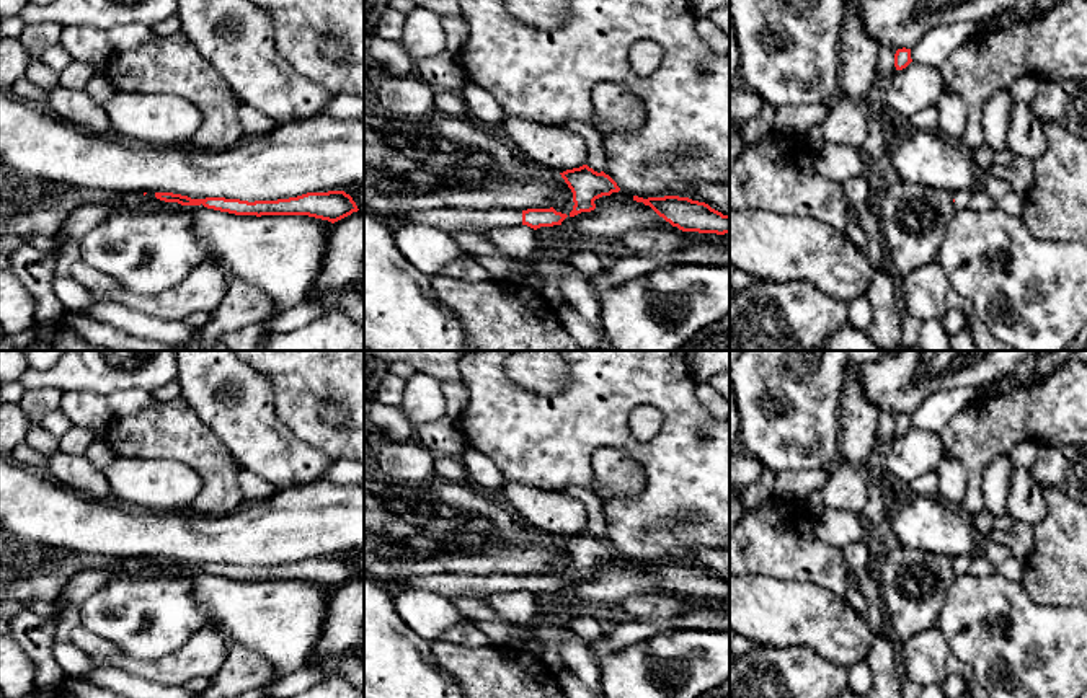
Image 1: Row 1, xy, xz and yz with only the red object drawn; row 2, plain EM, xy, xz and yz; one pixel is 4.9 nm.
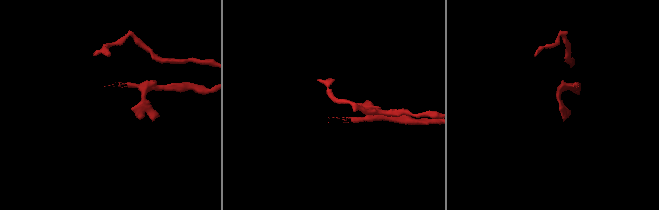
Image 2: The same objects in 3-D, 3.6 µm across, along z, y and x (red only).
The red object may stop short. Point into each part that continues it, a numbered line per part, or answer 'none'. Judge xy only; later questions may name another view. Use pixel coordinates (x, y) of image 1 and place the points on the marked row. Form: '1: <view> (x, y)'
1: xy (44, 219)

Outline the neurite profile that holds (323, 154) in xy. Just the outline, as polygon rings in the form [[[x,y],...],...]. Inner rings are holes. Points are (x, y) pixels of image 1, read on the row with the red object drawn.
[[[0,88],[0,158],[11,176],[70,188],[277,201],[364,183],[364,116],[279,124],[227,150],[127,147]]]

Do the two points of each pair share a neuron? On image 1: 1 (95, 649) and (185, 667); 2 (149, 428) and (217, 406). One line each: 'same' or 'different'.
1: same
2: different

